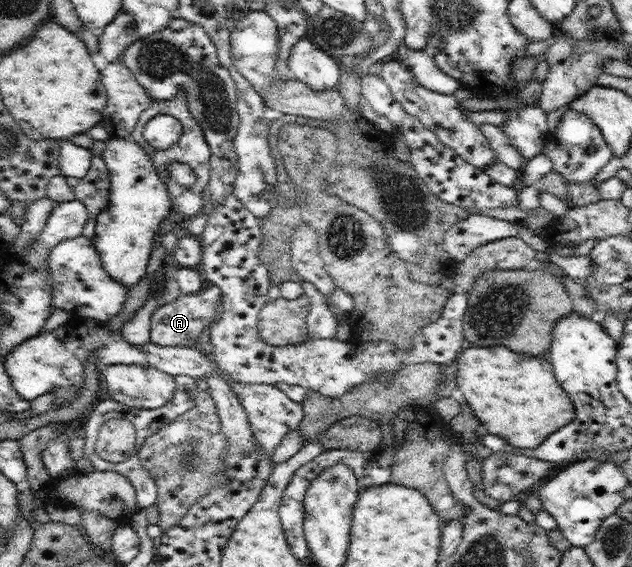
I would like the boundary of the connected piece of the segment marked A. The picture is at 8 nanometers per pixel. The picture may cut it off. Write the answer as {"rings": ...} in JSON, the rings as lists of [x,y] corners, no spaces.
{"rings":[[[214,285],[201,294],[179,293],[173,302],[155,309],[151,317],[151,342],[161,346],[192,346],[196,343],[202,329],[212,325],[217,314],[217,307],[222,303],[221,289]]]}

